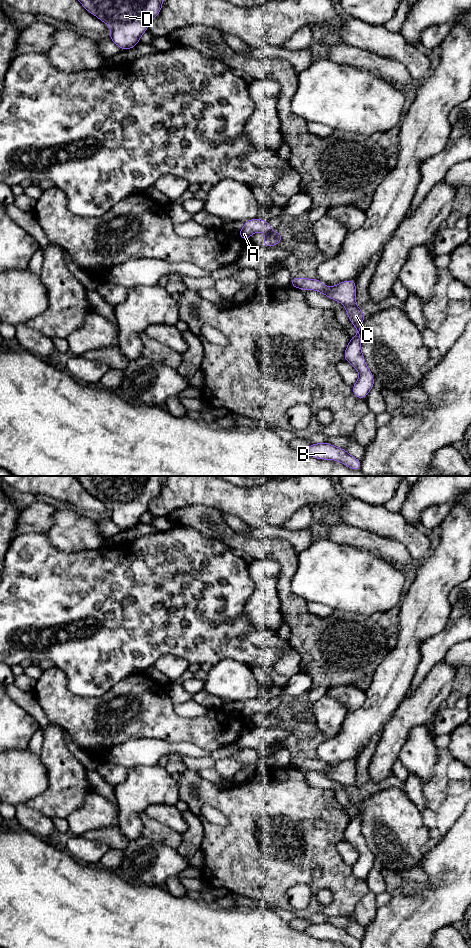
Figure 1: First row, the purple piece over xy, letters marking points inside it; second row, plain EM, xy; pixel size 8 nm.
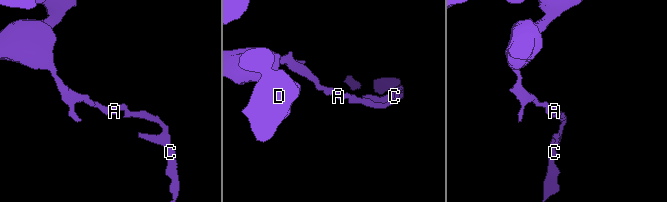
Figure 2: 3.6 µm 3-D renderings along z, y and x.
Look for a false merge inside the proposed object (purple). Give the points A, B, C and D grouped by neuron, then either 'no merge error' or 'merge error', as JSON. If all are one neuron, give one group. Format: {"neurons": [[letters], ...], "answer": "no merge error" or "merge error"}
{"neurons": [["A", "D"], ["B", "C"]], "answer": "merge error"}

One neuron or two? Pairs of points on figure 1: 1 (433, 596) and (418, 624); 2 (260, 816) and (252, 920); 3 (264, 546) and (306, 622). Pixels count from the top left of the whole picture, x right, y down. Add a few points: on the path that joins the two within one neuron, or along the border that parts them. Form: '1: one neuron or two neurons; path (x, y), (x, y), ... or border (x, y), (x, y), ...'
1: one neuron; path (426, 603), (421, 617)
2: two neurons; border (262, 905), (273, 909)
3: one neuron; path (284, 562), (285, 594), (289, 602)

